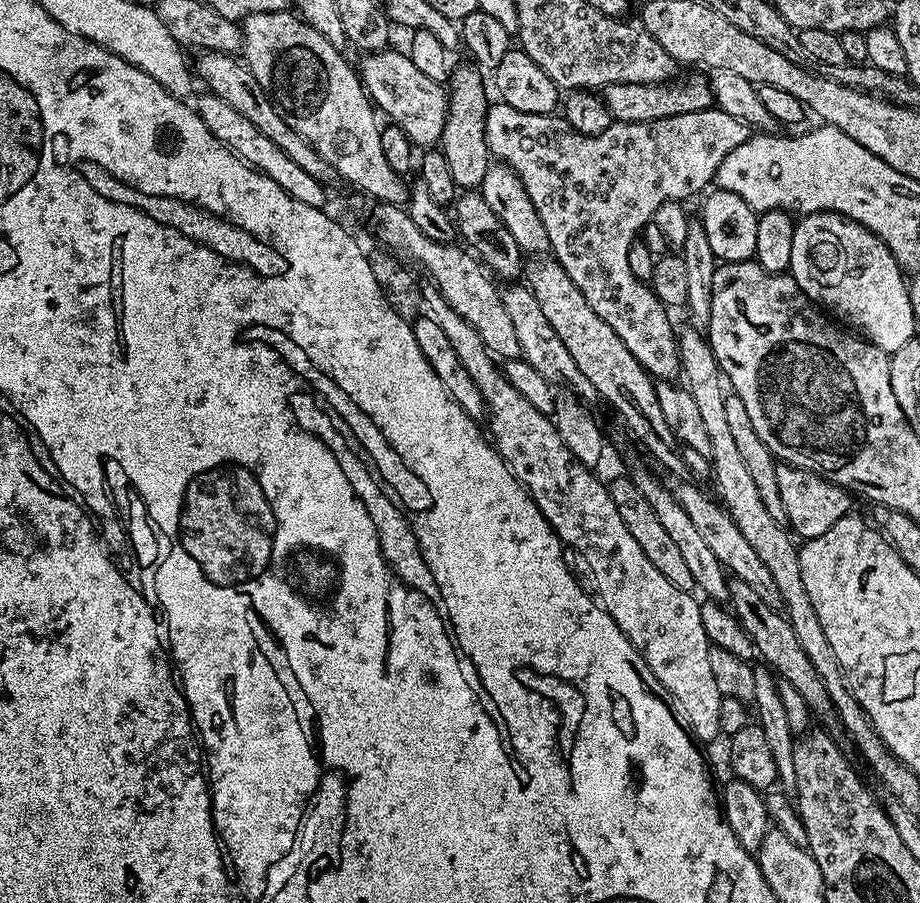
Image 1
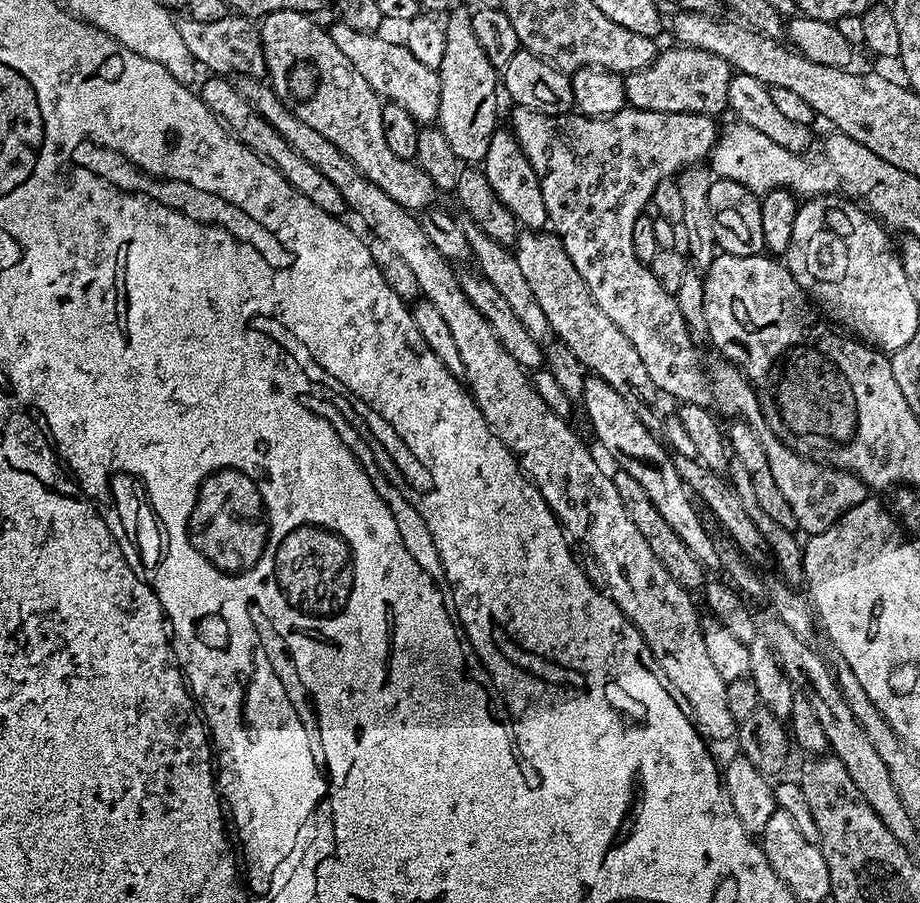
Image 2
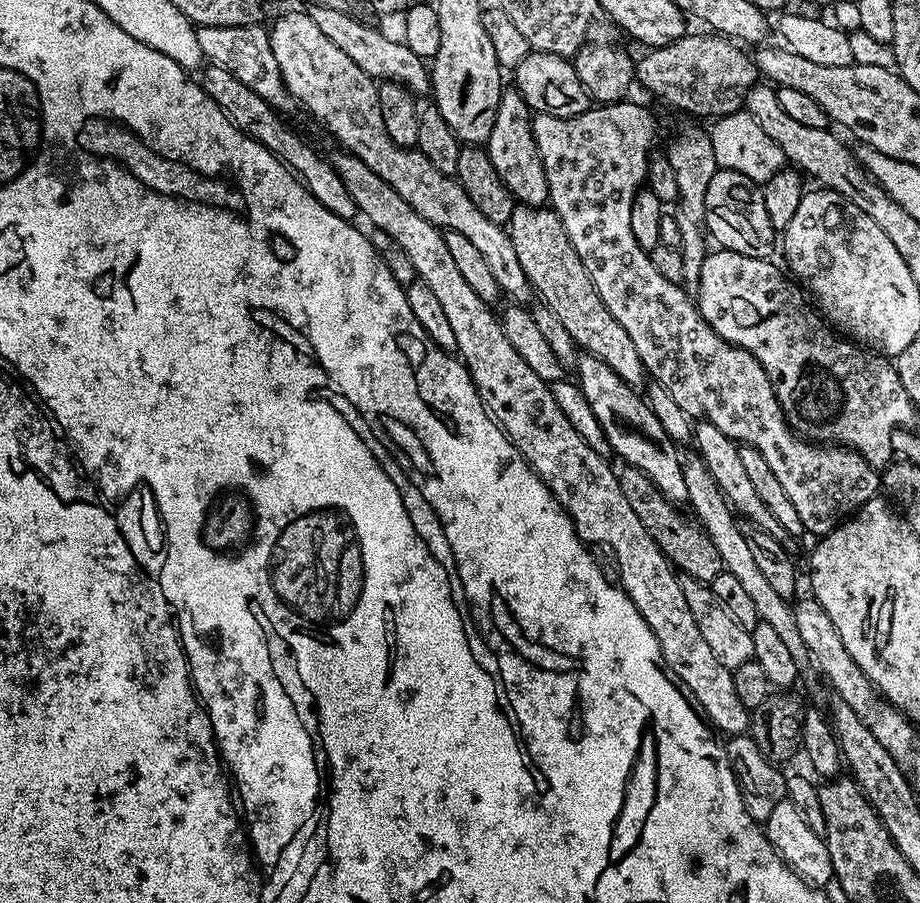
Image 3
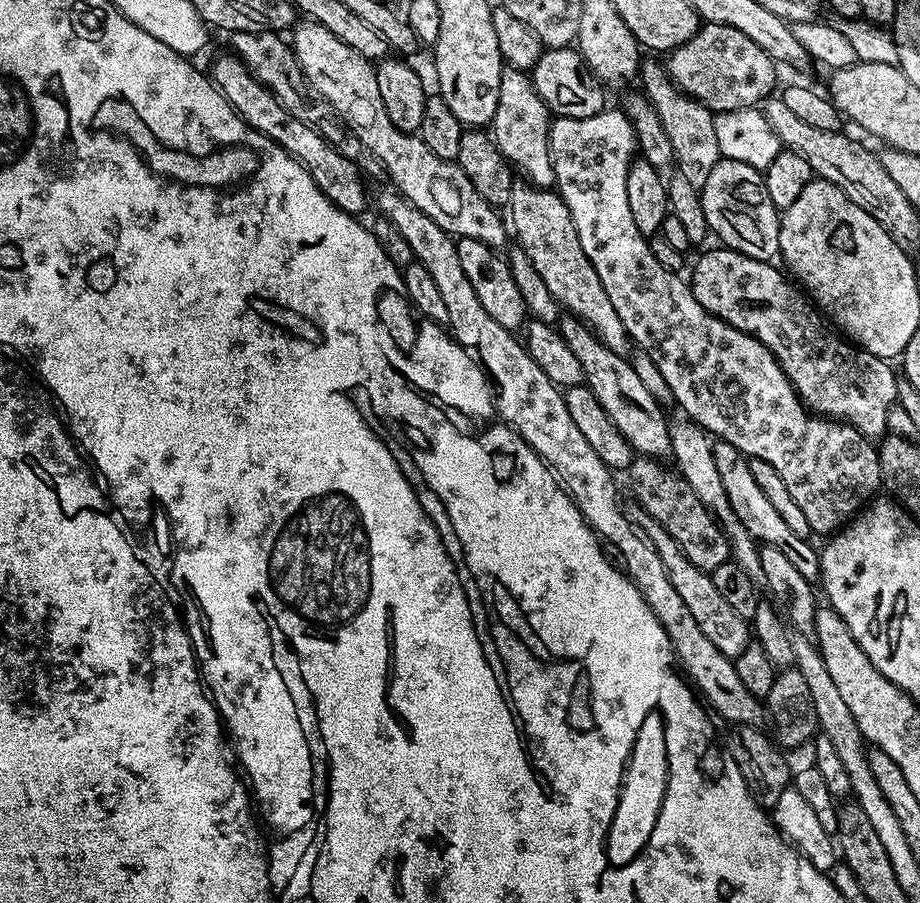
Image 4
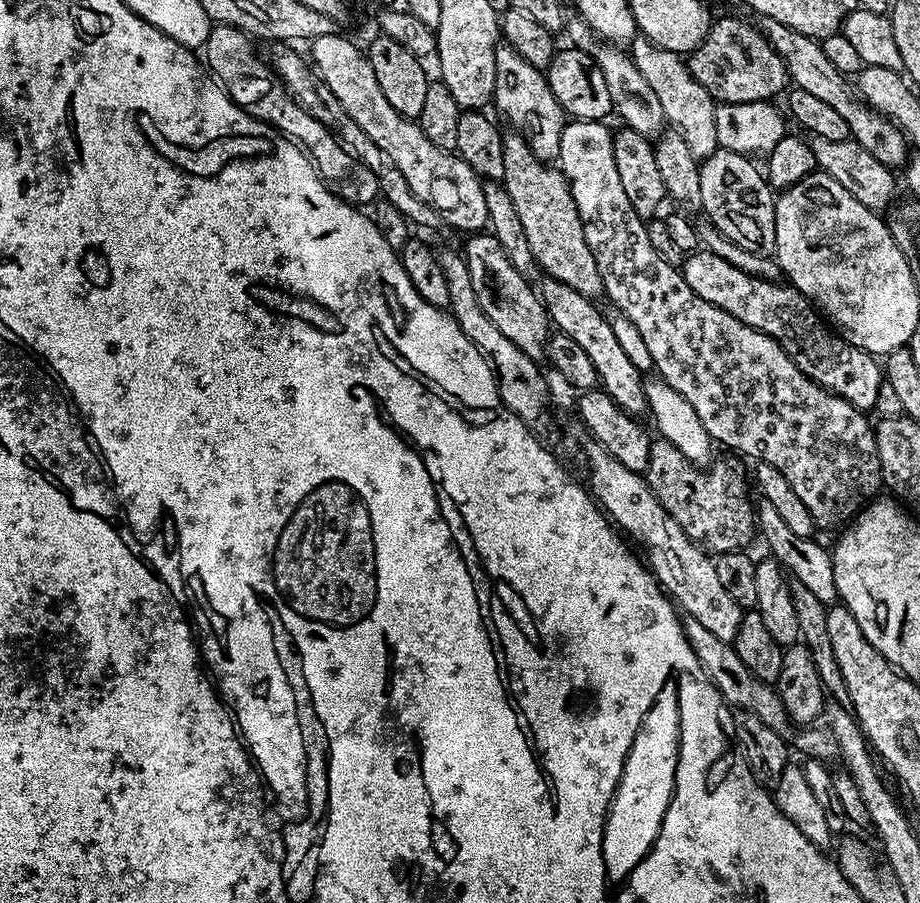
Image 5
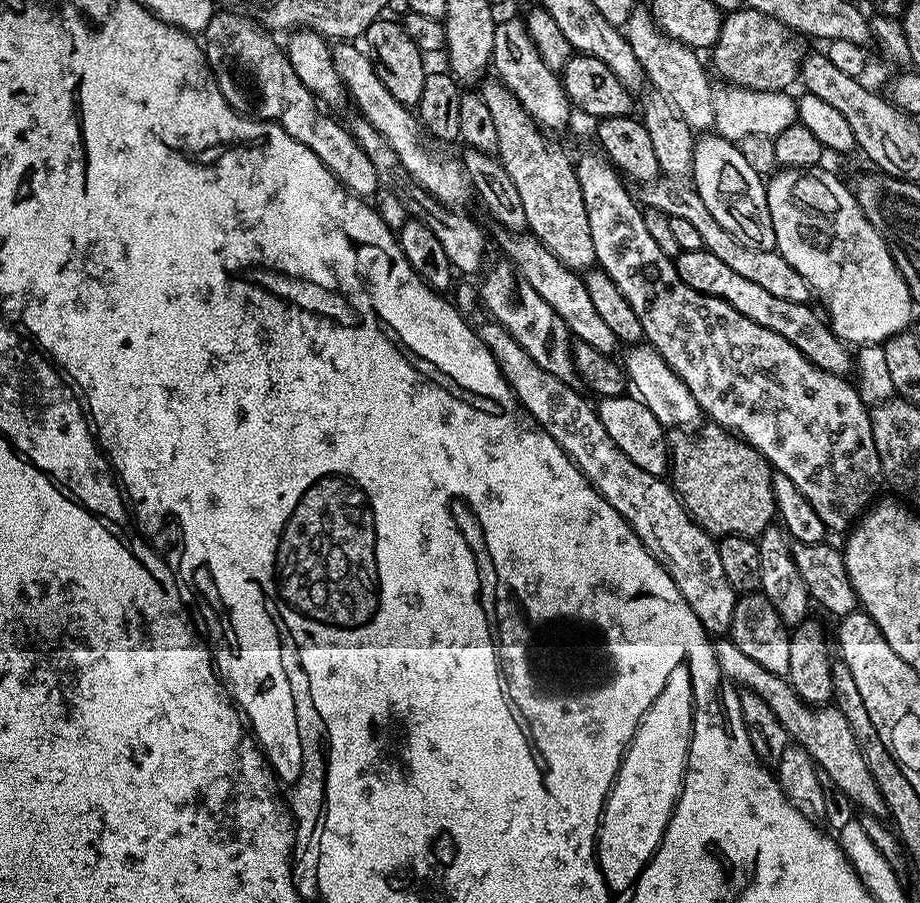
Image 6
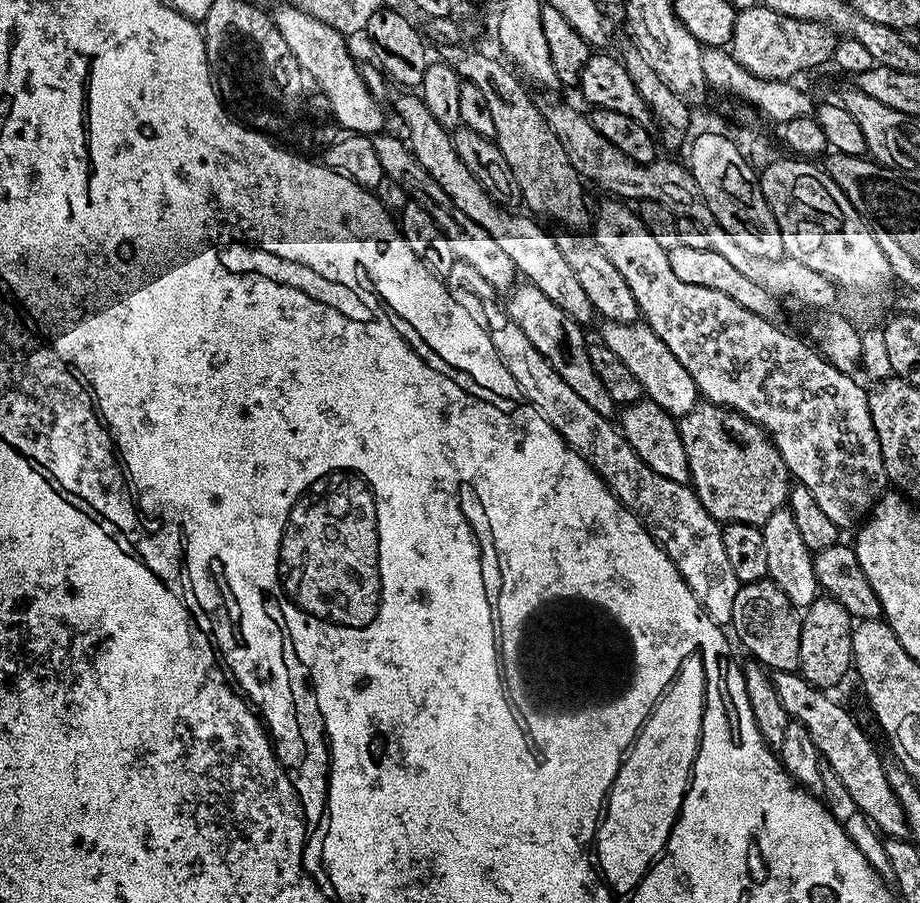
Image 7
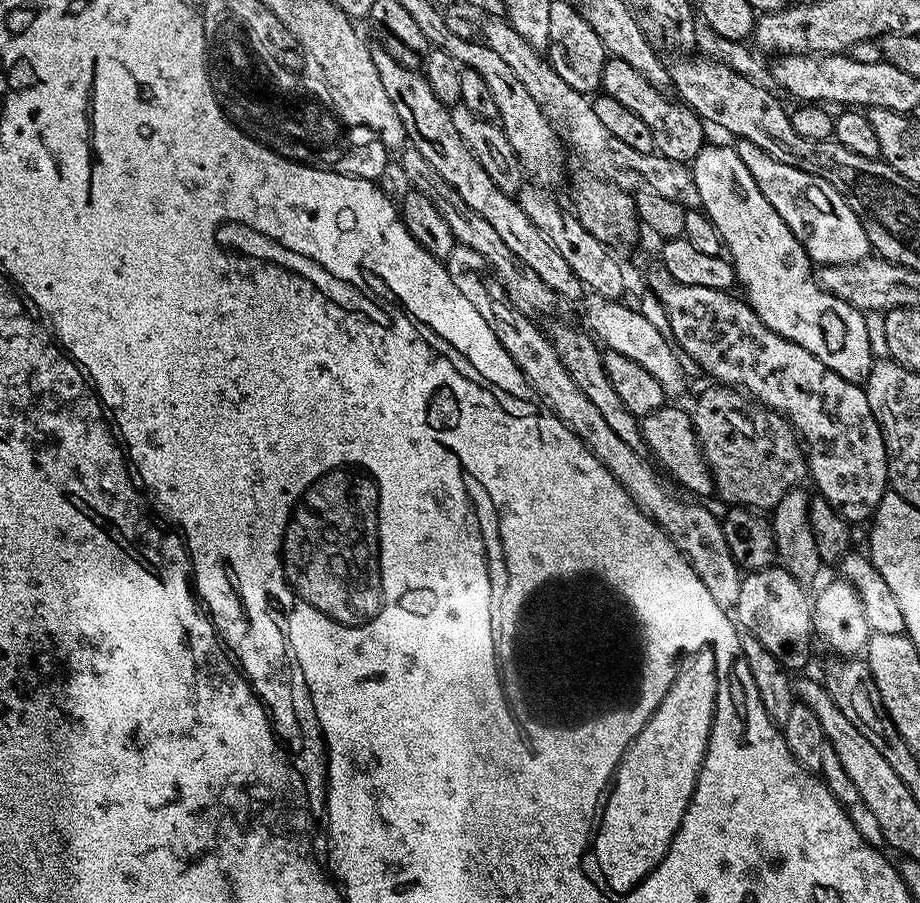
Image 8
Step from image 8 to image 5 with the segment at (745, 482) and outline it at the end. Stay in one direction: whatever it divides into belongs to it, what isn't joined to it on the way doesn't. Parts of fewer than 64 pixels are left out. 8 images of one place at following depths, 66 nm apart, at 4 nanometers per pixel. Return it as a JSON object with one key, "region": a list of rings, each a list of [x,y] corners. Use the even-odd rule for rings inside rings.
{"region":[[[652,440],[646,479],[652,492],[662,502],[666,514],[701,548],[712,554],[747,549],[752,535],[757,535],[757,509],[744,493],[744,480],[732,468],[718,462],[704,471],[683,456],[671,442]],[[712,470],[712,472],[710,472]]]}

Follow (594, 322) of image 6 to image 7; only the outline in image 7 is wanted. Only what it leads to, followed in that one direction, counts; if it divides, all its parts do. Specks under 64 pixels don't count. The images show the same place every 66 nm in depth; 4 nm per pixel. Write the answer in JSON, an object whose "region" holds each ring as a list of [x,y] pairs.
{"region":[[[408,90],[399,94],[401,96],[396,100],[396,112],[400,115],[405,130],[408,131],[406,143],[416,156],[416,161],[426,169],[430,178],[434,178],[434,182],[438,182],[438,186],[442,186],[442,190],[446,190],[454,207],[462,210],[462,214],[466,214],[470,222],[478,222],[478,226],[482,226],[482,230],[486,230],[486,234],[490,234],[490,238],[494,238],[494,242],[502,246],[510,262],[514,262],[517,273],[527,283],[542,290],[542,294],[546,294],[546,298],[550,298],[554,306],[562,306],[562,310],[566,310],[566,314],[570,314],[570,318],[574,318],[581,326],[588,326],[588,323],[594,320],[592,303],[582,291],[582,285],[570,267],[570,262],[562,258],[562,250],[558,250],[555,235],[551,231],[548,233],[546,229],[539,228],[531,215],[516,216],[520,214],[503,208],[496,202],[479,184],[478,178],[459,160],[453,133],[434,119],[434,114],[426,110],[419,95]]]}

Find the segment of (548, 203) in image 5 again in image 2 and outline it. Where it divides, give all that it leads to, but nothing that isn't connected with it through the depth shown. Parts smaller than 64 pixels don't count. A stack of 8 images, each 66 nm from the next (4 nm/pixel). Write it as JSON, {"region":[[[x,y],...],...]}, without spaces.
{"region":[[[528,230],[523,234],[514,245],[516,261],[526,282],[530,282],[530,290],[534,290],[534,298],[542,306],[551,331],[560,335],[563,347],[572,351],[591,375],[600,376],[610,386],[633,397],[651,401],[658,390],[652,385],[650,374],[646,374],[646,365],[638,358],[638,350],[634,350],[634,342],[602,314],[582,274],[570,262],[570,254],[566,254],[560,237],[548,230]]]}

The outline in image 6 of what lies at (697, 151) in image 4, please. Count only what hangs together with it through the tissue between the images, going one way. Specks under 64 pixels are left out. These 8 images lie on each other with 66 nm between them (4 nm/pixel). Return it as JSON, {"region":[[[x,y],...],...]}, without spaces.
{"region":[[[637,6],[633,8],[627,24],[623,25],[622,31],[624,33],[624,37],[630,42],[630,46],[634,50],[634,54],[636,55],[636,57],[638,57],[638,62],[642,62],[642,70],[644,71],[647,83],[651,85],[651,87],[654,87],[659,92],[661,92],[661,94],[664,95],[664,97],[666,97],[666,99],[669,100],[669,102],[671,102],[673,106],[675,106],[675,108],[678,110],[678,114],[680,115],[680,117],[682,117],[682,119],[684,119],[685,122],[688,123],[693,130],[700,134],[707,133],[709,129],[711,129],[714,125],[714,102],[712,101],[712,89],[714,87],[714,84],[713,81],[708,81],[709,69],[706,67],[706,64],[706,69],[704,69],[703,62],[700,61],[698,57],[696,57],[699,55],[697,55],[697,53],[693,51],[693,49],[687,48],[687,46],[685,46],[682,42],[678,42],[674,38],[670,38],[669,36],[667,36],[666,33],[664,33],[660,29],[660,25],[656,23],[655,18],[652,16],[651,11],[649,11],[647,7],[643,8],[643,6]]]}

